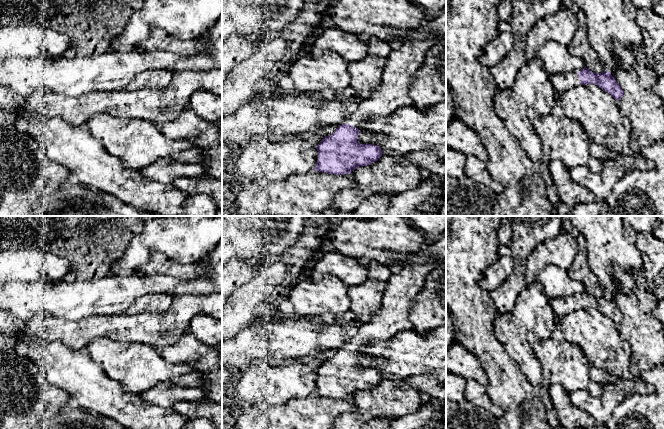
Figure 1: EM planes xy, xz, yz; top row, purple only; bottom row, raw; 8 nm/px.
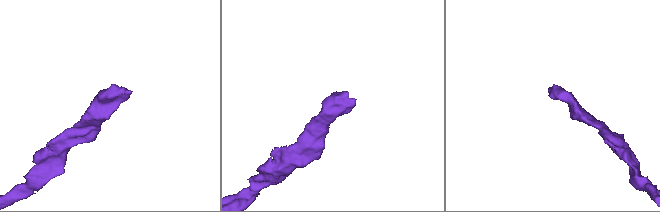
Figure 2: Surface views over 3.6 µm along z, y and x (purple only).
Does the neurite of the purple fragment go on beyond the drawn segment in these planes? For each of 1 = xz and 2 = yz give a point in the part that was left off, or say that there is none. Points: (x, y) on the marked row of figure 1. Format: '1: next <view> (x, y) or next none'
1: next xz (408, 57)
2: next yz (561, 82)

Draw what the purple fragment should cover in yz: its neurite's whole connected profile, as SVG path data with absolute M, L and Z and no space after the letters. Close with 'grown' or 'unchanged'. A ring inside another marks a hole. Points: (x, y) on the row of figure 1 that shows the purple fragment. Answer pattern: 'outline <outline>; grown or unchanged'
outline M584 67L578 73L571 72L549 75L549 81L551 82L554 90L559 94L562 94L579 84L595 84L610 94L616 101L620 100L623 96L623 90L611 73L607 71L598 74Z; grown

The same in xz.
outline M436 38L423 41L403 41L394 48L384 70L380 88L373 92L369 98L363 99L356 105L348 124L338 126L331 135L323 137L316 146L318 156L314 171L344 175L351 173L357 167L370 165L382 156L382 150L378 145L357 142L357 136L360 132L357 126L363 124L371 117L386 118L395 113L400 107L414 104L409 94L412 78L416 71L421 68L427 51L435 42Z; grown

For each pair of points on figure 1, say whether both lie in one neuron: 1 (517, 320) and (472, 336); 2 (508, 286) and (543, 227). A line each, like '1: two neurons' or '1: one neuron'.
1: two neurons
2: one neuron

